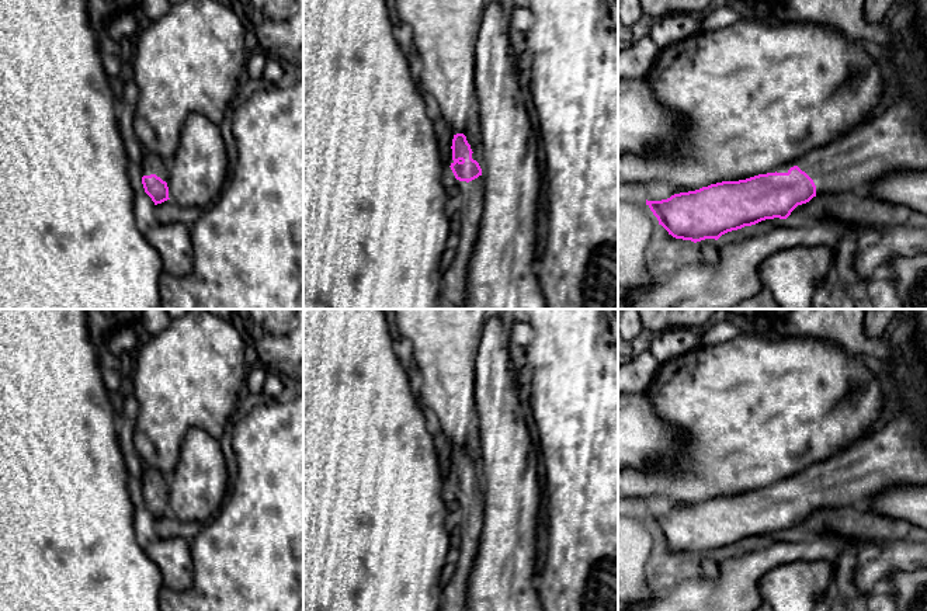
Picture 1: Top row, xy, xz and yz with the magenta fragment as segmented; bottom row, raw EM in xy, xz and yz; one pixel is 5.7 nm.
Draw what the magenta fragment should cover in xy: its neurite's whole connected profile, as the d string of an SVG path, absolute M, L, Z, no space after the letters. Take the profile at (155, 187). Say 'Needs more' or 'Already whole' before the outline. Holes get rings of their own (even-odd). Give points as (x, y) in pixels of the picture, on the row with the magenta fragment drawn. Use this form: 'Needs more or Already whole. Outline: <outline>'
Needs more. Outline: M145 152L142 176L145 192L152 198L154 205L170 199L167 187L170 180L169 164L166 164L157 155Z

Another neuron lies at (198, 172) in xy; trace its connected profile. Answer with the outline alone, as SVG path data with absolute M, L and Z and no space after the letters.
M202 114L187 117L169 164L169 198L184 208L208 208L228 181L228 152L219 126Z

